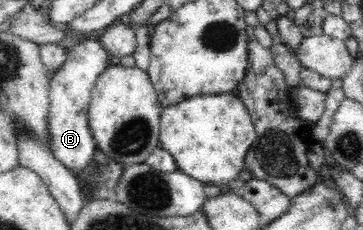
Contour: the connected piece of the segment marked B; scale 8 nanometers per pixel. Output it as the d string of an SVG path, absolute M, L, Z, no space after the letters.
M81 37L80 42L68 50L67 60L50 80L48 147L56 159L75 175L91 163L96 151L96 143L89 128L88 111L93 87L109 65L107 52L100 41Z

